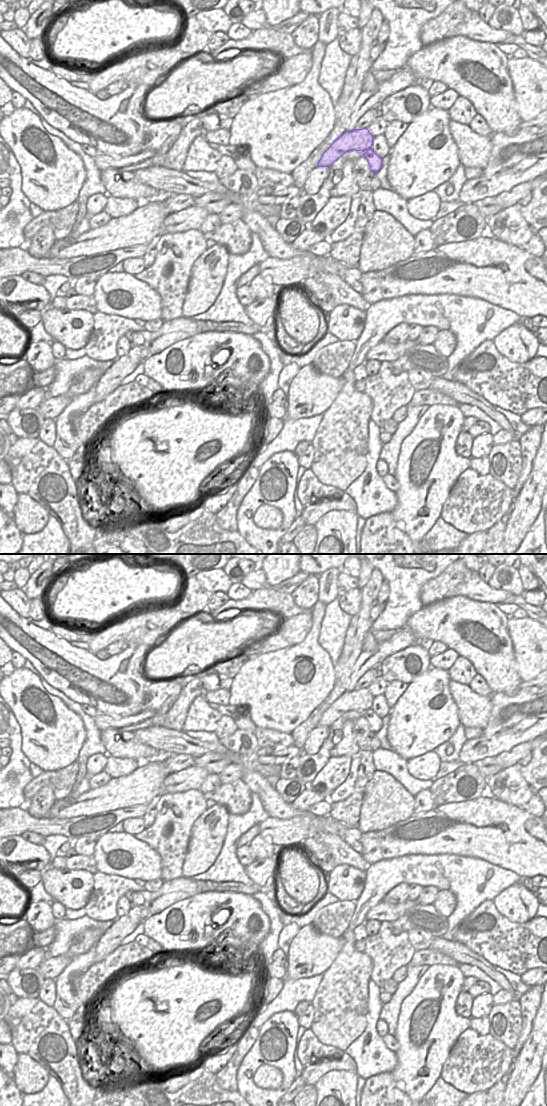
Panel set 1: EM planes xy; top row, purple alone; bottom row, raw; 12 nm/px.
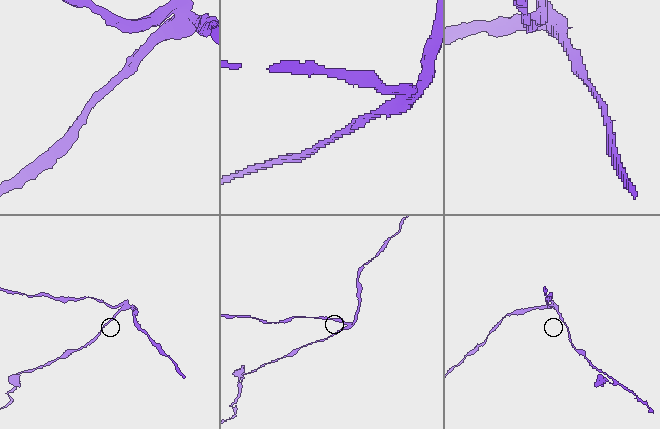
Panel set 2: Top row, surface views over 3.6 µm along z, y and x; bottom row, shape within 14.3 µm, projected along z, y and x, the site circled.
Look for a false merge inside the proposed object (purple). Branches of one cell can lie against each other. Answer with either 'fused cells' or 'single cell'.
fused cells

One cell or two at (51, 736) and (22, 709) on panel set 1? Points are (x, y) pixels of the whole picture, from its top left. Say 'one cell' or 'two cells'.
one cell

